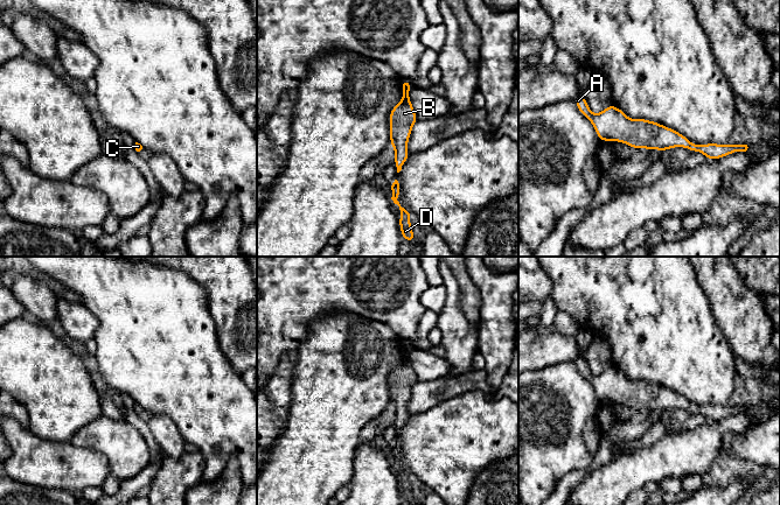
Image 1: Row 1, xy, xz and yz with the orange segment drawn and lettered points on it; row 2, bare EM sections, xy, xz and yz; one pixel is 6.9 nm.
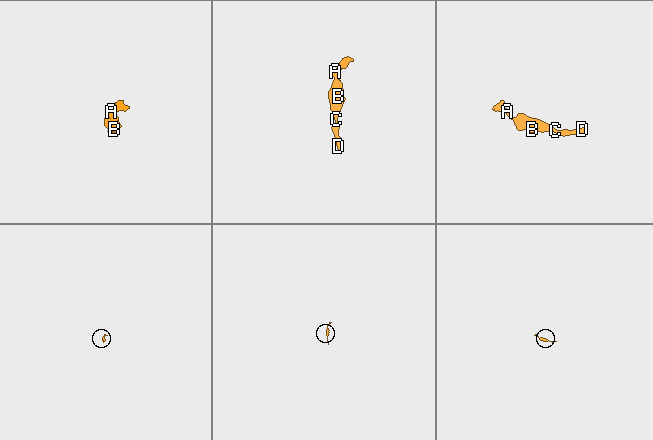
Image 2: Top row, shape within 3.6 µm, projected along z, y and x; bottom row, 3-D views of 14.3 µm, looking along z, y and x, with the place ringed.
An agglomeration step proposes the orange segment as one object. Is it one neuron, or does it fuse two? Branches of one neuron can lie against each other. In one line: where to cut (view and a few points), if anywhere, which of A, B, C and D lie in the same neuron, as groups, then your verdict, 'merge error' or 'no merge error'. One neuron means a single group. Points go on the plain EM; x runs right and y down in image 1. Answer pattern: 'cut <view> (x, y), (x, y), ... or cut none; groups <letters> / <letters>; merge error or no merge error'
cut none; groups A B C D; no merge error

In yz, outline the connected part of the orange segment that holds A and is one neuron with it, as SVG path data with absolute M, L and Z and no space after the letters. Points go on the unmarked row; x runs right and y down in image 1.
M583 357L573 362L579 373L589 380L601 402L619 402L635 411L647 409L666 413L668 409L684 408L689 413L699 413L709 421L716 421L736 413L746 413L747 406L696 406L683 395L647 380L629 380L624 372L610 366L599 376L593 376Z

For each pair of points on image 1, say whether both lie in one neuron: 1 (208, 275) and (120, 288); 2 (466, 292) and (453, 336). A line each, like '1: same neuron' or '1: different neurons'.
1: different neurons
2: different neurons

